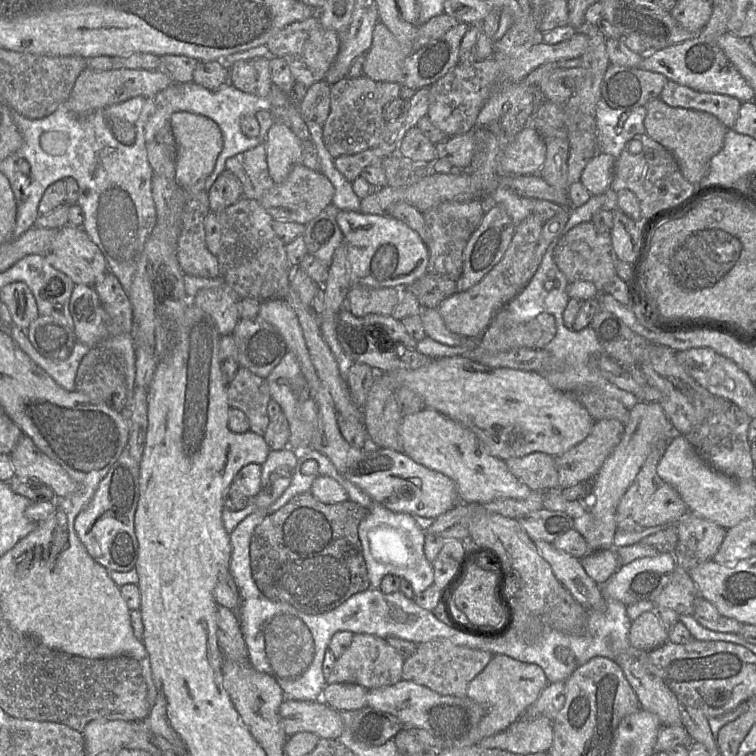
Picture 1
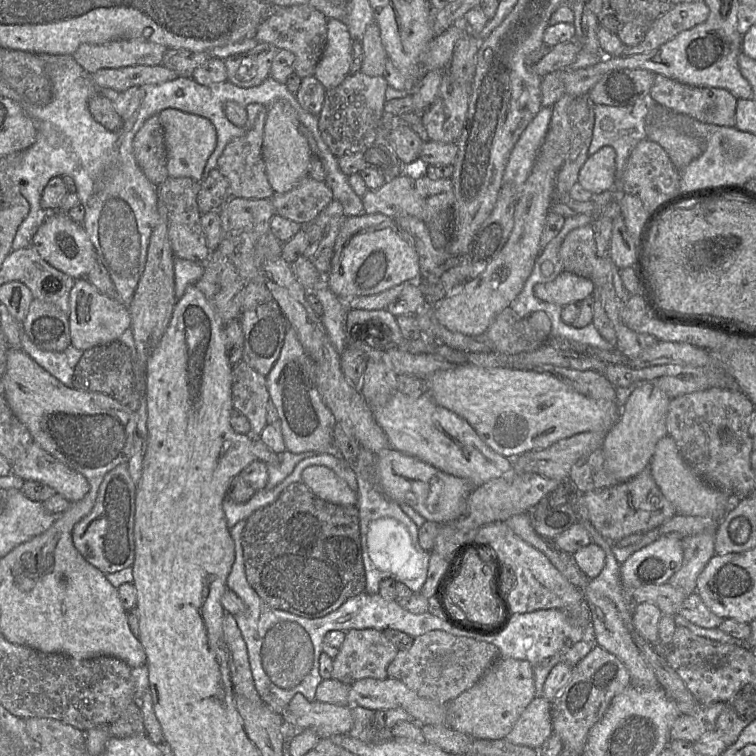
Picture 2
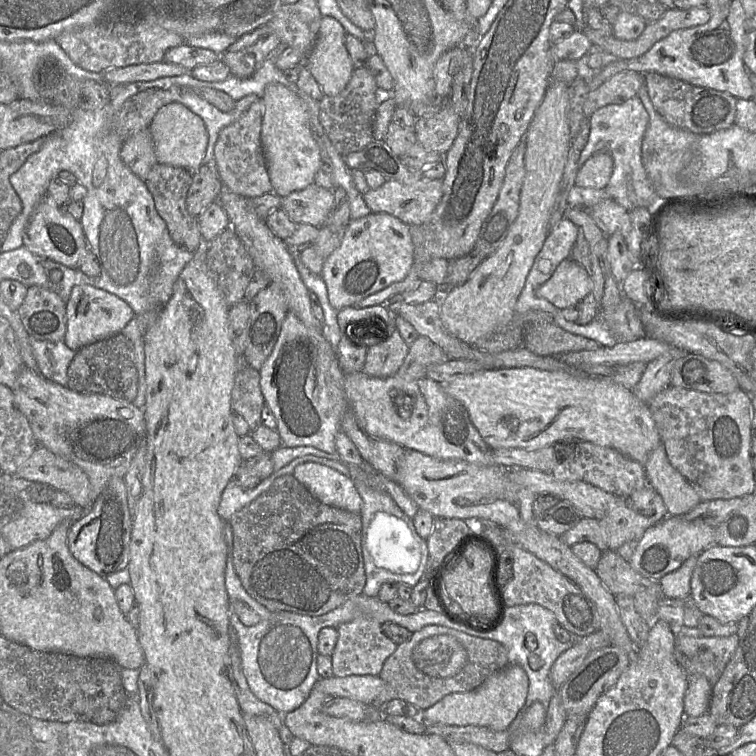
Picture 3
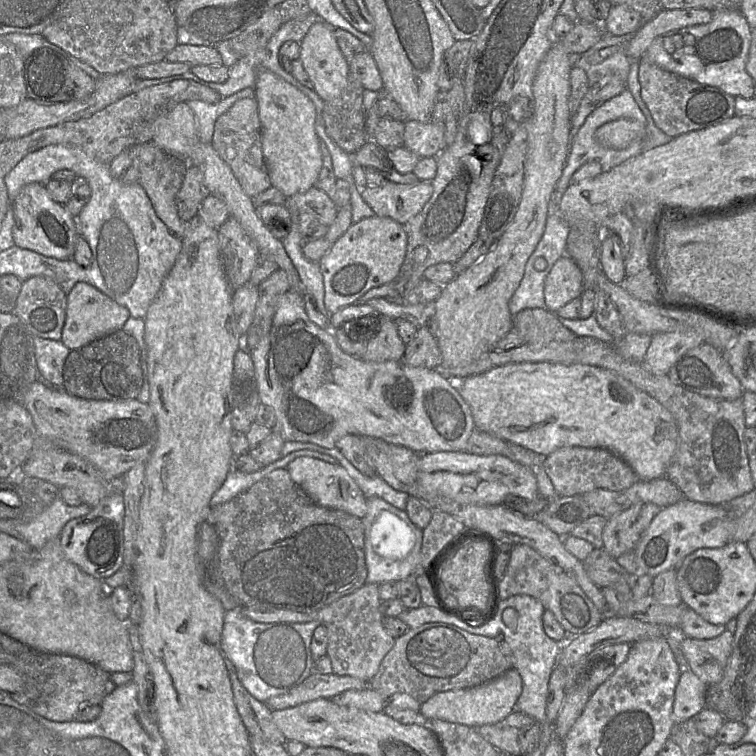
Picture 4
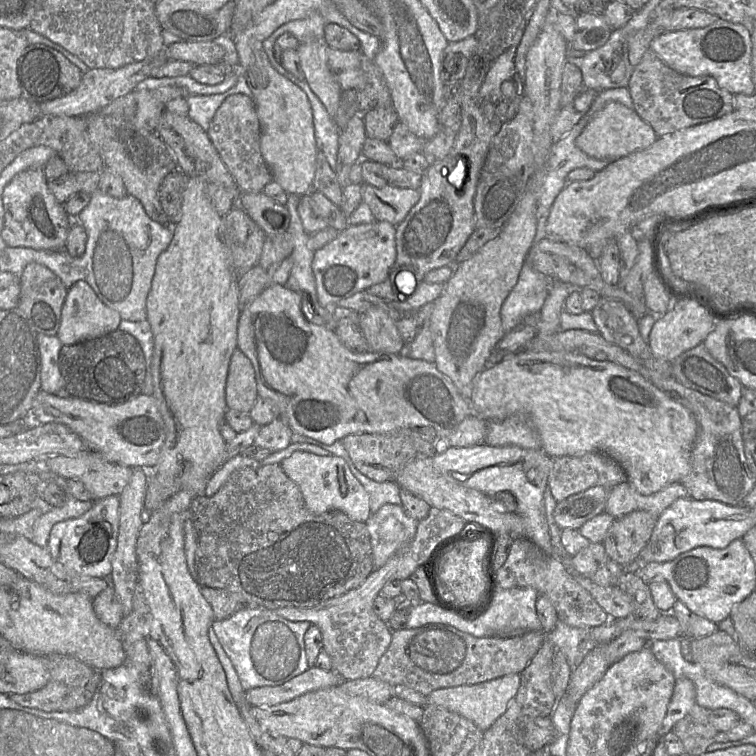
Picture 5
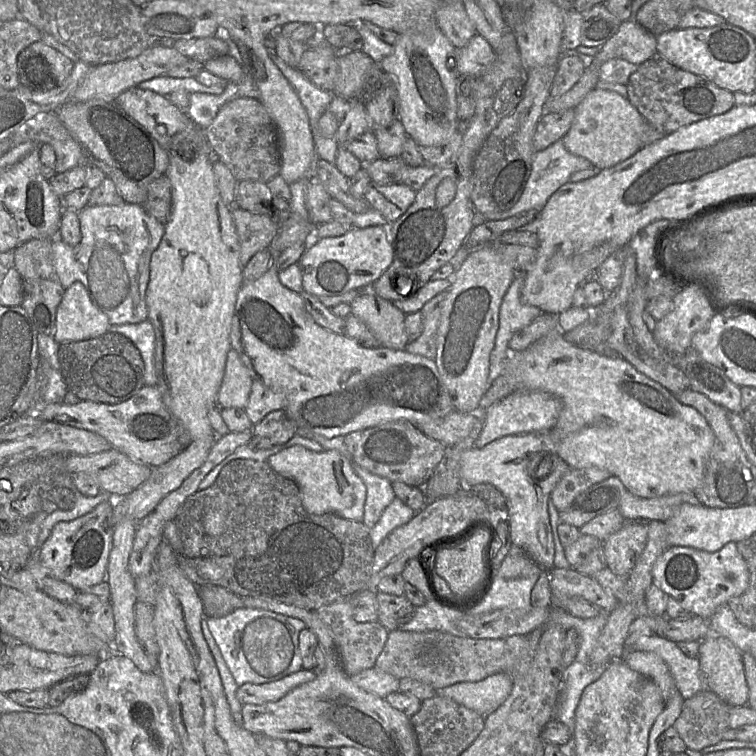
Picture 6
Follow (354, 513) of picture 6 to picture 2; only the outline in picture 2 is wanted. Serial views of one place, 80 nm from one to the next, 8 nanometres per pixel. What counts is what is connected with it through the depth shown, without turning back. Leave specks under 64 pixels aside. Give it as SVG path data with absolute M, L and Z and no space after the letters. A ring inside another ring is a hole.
M314 465L305 468L301 475L301 482L324 501L338 505L357 505L357 492L325 466Z

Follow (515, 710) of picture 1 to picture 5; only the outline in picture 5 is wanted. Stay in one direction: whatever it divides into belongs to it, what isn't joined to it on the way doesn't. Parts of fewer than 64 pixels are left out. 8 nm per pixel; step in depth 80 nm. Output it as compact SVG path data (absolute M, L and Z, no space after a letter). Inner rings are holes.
M512 673L493 680L434 690L427 696L426 704L443 707L472 721L481 731L486 731L507 710L508 705L517 694L520 675Z

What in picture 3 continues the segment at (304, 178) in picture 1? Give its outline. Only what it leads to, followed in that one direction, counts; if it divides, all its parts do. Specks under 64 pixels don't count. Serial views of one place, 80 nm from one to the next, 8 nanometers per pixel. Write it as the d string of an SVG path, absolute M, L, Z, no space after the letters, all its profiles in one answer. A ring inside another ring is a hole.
M311 183L302 190L282 197L280 208L296 224L305 223L321 228L326 223L333 203L332 189Z

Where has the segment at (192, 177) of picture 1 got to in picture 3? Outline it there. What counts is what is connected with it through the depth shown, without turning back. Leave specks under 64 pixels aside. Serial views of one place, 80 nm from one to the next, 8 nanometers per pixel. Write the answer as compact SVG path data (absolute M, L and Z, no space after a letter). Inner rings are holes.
M171 103L159 109L149 130L159 163L195 172L202 165L208 145L204 121L181 103Z

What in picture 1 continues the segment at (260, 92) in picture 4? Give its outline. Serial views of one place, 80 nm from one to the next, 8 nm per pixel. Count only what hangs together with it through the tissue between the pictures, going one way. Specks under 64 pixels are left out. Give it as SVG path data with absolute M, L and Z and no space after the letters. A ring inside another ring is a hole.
M274 122L267 132L265 148L269 175L274 184L280 184L287 178L292 167L301 162L300 141L288 126Z

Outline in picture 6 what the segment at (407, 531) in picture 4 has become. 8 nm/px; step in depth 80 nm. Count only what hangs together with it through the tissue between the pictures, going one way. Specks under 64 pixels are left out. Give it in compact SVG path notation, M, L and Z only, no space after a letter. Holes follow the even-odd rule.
M396 496L384 509L377 523L369 530L373 547L377 547L395 528L408 523L415 513Z

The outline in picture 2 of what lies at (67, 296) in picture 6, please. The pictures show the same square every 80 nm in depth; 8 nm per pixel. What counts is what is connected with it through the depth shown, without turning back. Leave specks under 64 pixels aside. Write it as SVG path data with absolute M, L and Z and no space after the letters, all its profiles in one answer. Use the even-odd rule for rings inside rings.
M86 278L75 280L69 296L69 329L71 345L85 351L117 340L130 327L129 308L119 299L102 294Z

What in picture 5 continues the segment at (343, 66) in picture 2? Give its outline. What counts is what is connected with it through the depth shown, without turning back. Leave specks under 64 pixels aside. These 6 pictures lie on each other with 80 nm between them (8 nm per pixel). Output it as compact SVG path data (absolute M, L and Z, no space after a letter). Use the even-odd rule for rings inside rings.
M306 41L299 44L297 52L306 82L333 119L342 89L328 66L326 50L324 41Z

